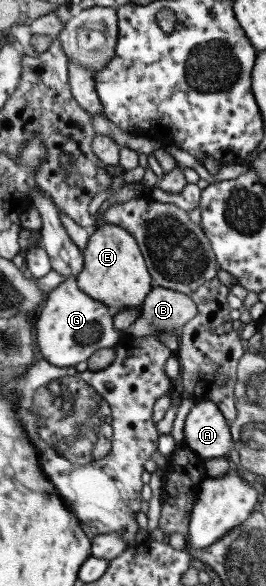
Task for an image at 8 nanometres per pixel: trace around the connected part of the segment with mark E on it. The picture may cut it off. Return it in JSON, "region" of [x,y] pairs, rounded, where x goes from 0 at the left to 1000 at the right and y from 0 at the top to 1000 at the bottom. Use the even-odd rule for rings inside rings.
{"region":[[[395,381],[335,392],[305,435],[312,456],[282,480],[316,502],[383,515],[421,536],[451,527],[523,524],[538,517],[549,500],[568,493],[571,476],[515,413],[474,391]]]}

